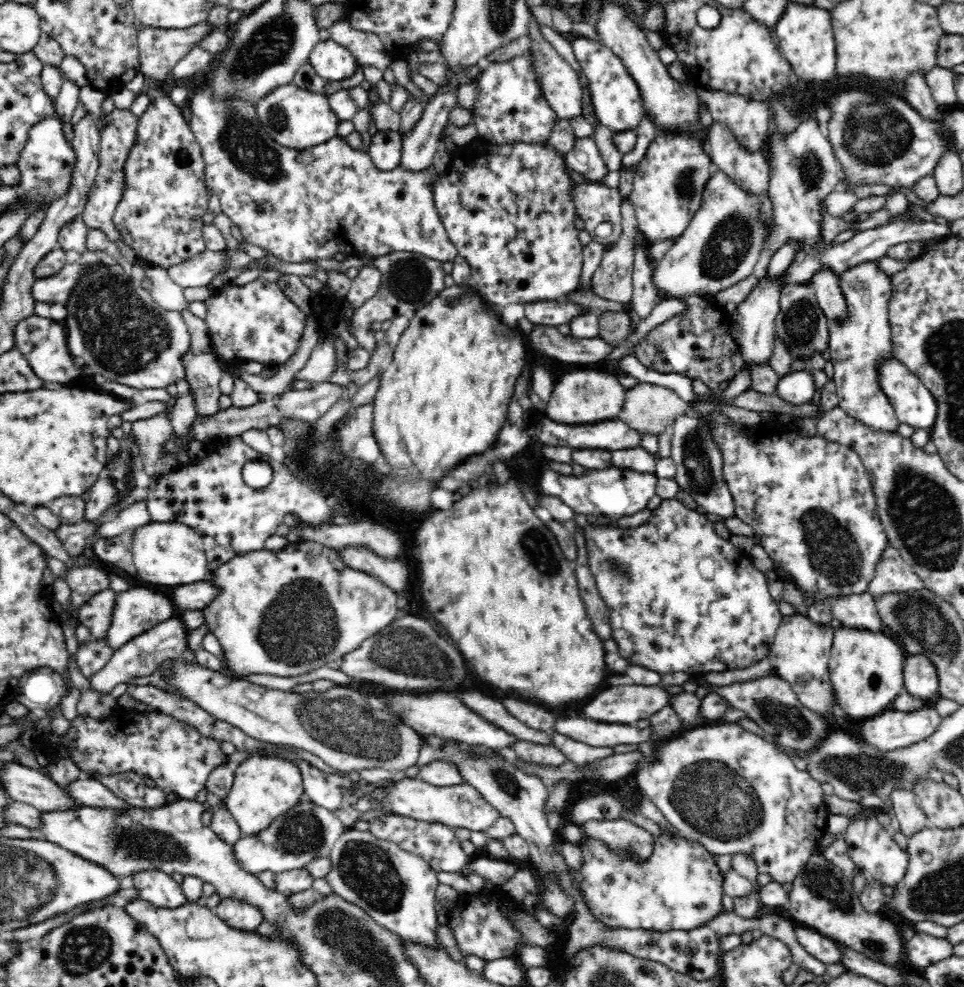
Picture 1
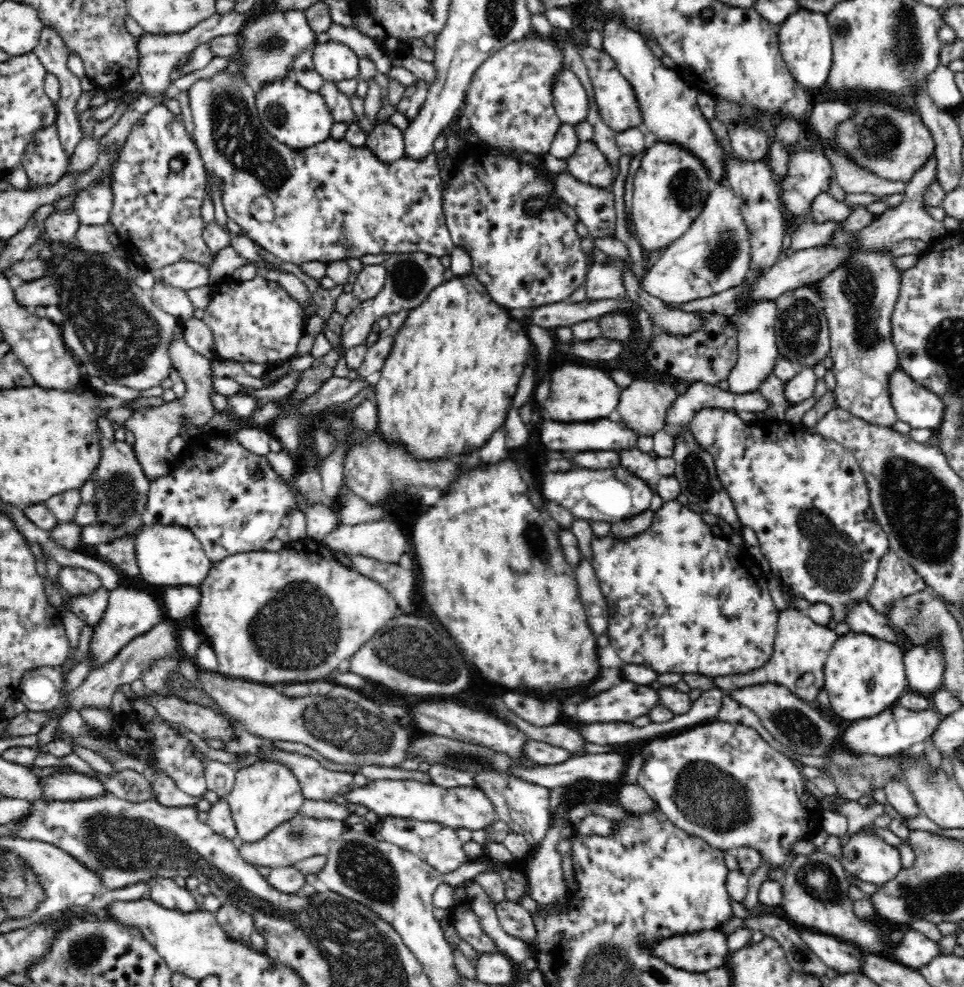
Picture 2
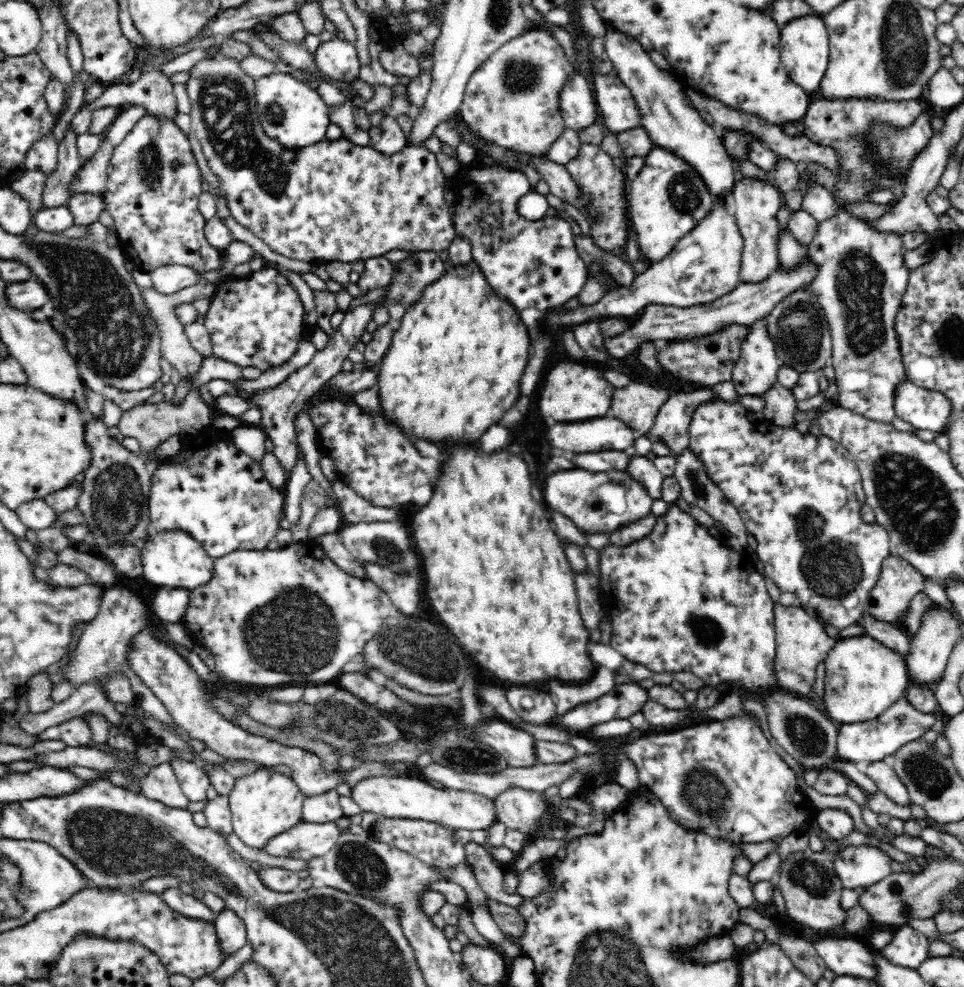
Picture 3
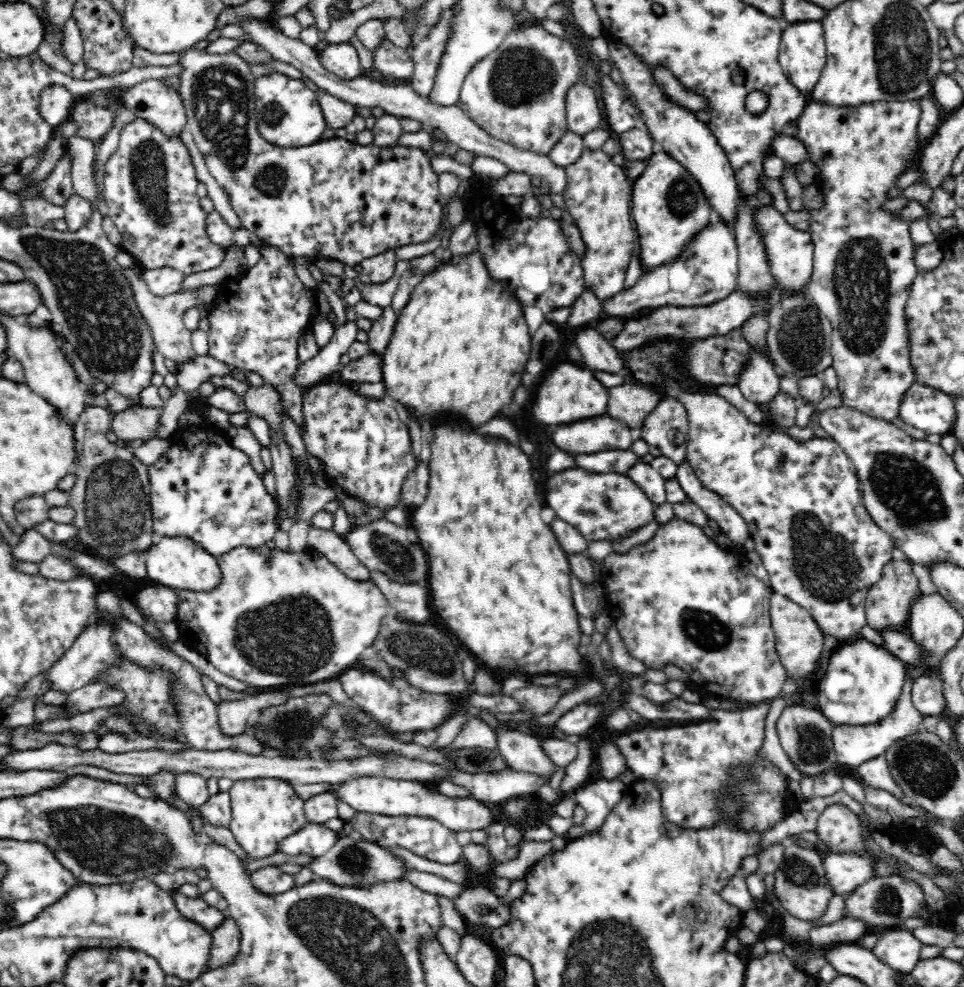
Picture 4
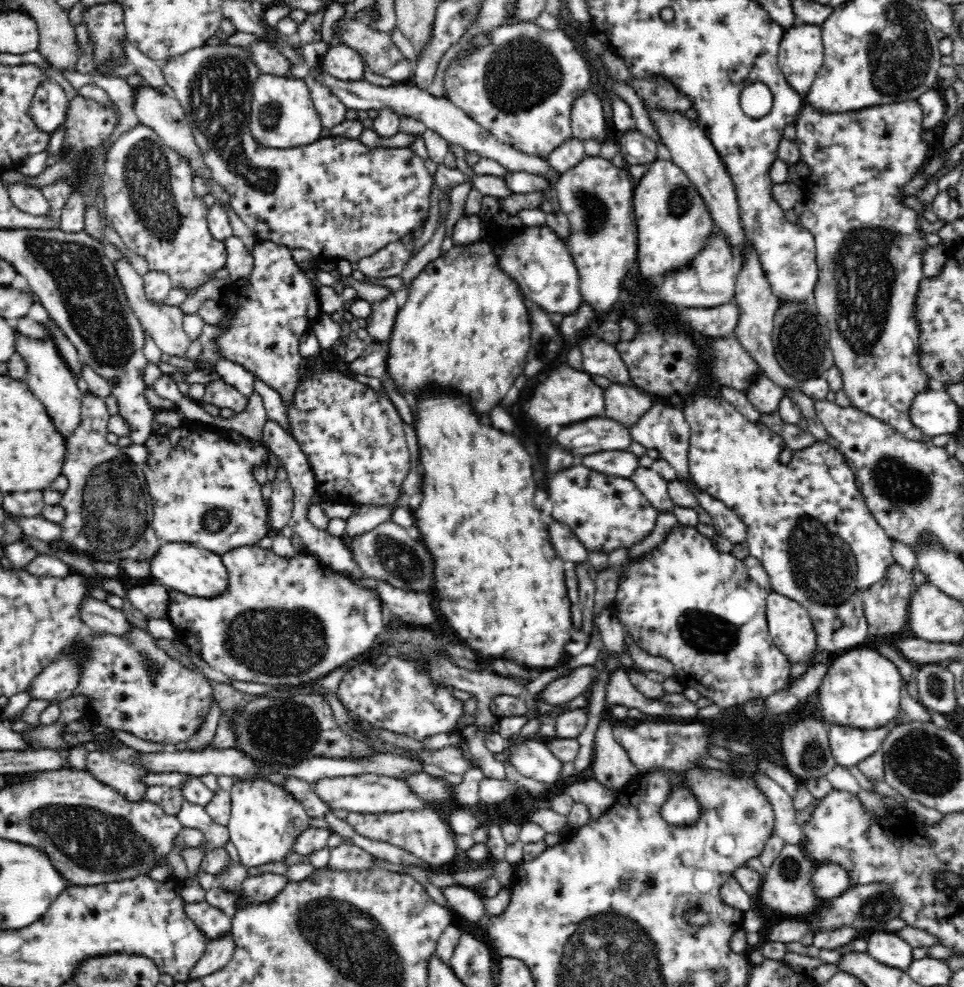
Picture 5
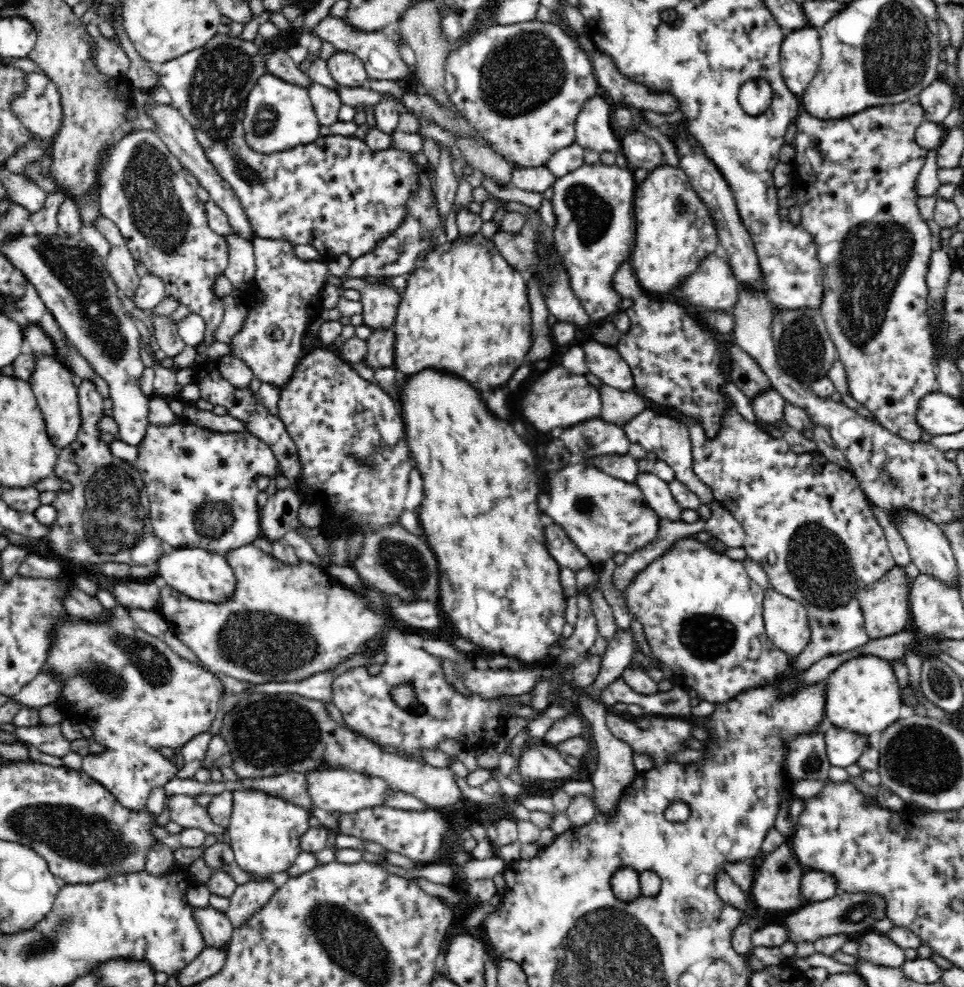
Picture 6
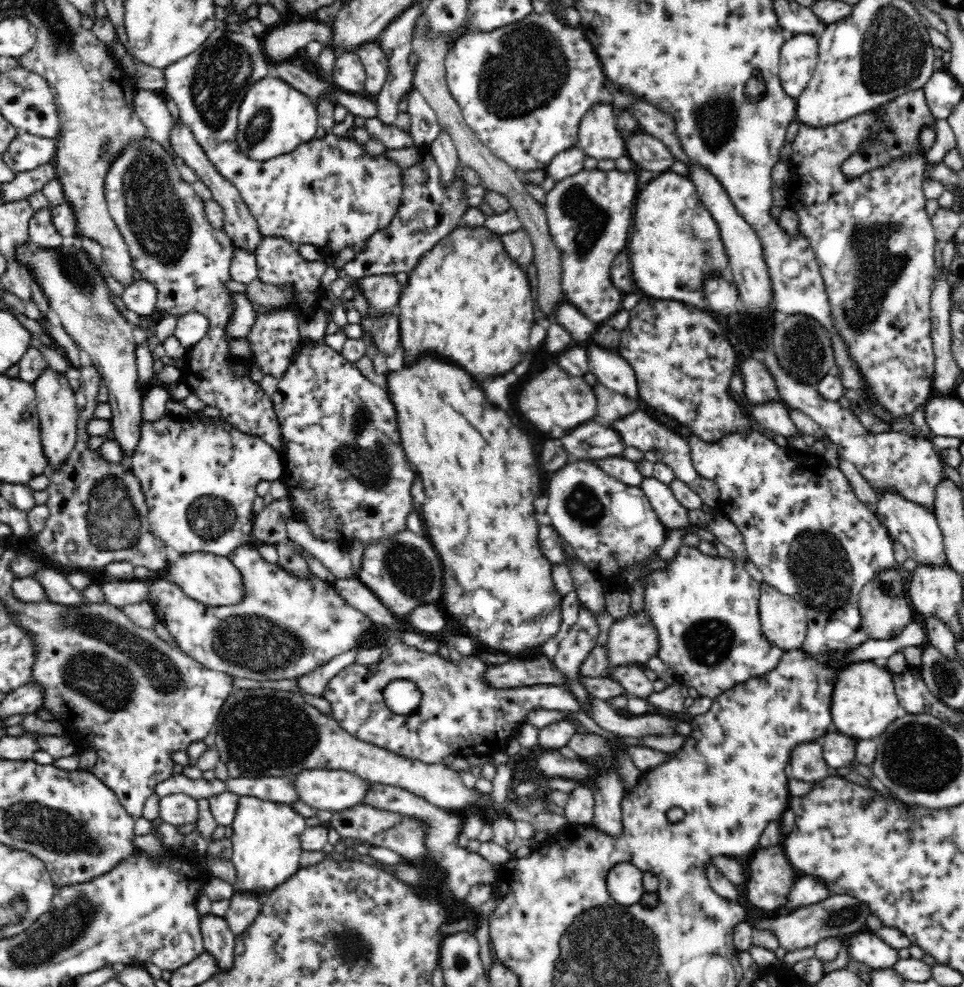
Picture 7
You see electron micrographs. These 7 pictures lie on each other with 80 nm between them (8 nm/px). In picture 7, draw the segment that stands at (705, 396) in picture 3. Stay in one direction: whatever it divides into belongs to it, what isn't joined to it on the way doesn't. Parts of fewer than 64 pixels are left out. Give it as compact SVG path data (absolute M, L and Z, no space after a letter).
M638 410L635 413L625 416L623 419L616 420L611 426L624 438L627 446L635 446L644 452L655 452L659 455L658 460L667 464L676 475L678 480L686 483L698 496L702 499L703 504L711 507L719 507L721 505L716 484L708 479L703 479L694 468L691 457L691 448L687 439L687 435L682 432L676 432L668 425L656 420L646 411Z

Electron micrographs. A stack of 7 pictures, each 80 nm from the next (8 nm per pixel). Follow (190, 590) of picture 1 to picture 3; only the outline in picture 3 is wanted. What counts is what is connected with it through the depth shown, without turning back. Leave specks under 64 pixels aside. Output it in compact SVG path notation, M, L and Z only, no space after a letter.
M159 587L151 594L146 594L146 600L158 623L180 623L186 616L190 606L190 590L186 588Z

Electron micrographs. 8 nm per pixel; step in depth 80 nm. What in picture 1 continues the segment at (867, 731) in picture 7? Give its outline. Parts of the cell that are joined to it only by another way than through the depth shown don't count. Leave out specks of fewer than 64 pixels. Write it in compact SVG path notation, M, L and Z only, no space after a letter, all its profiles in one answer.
M842 626L834 632L829 664L830 678L834 687L837 704L843 708L849 718L871 718L890 710L892 700L905 691L903 683L904 652L886 633L872 632L866 629Z

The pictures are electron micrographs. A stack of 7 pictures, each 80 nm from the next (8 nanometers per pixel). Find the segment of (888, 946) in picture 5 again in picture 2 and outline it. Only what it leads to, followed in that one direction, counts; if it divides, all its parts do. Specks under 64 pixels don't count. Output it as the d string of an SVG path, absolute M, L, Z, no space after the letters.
M908 927L902 940L894 946L893 960L911 969L919 969L943 954L940 943Z

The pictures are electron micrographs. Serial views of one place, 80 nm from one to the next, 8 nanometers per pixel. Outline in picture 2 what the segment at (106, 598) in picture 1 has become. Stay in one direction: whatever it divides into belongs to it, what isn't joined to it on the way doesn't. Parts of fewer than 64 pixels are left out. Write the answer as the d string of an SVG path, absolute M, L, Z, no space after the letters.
M105 587L98 588L96 592L88 593L87 597L72 597L72 612L94 630L98 628L100 620L106 614L110 600L110 591Z

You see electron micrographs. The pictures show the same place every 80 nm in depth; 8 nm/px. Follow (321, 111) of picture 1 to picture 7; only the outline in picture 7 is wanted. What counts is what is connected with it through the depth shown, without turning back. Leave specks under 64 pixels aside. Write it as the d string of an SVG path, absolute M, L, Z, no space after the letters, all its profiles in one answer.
M268 75L255 82L240 103L238 142L248 157L268 161L314 140L319 127L317 118L317 106L307 94Z

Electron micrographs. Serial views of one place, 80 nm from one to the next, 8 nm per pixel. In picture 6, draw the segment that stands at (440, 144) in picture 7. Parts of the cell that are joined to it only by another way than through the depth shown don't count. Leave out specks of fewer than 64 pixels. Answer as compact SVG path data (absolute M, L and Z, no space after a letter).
M445 149L438 167L436 168L436 198L438 208L438 218L440 218L440 227L444 229L444 224L448 214L451 211L454 197L458 191L459 182L455 180L455 158L451 150Z

